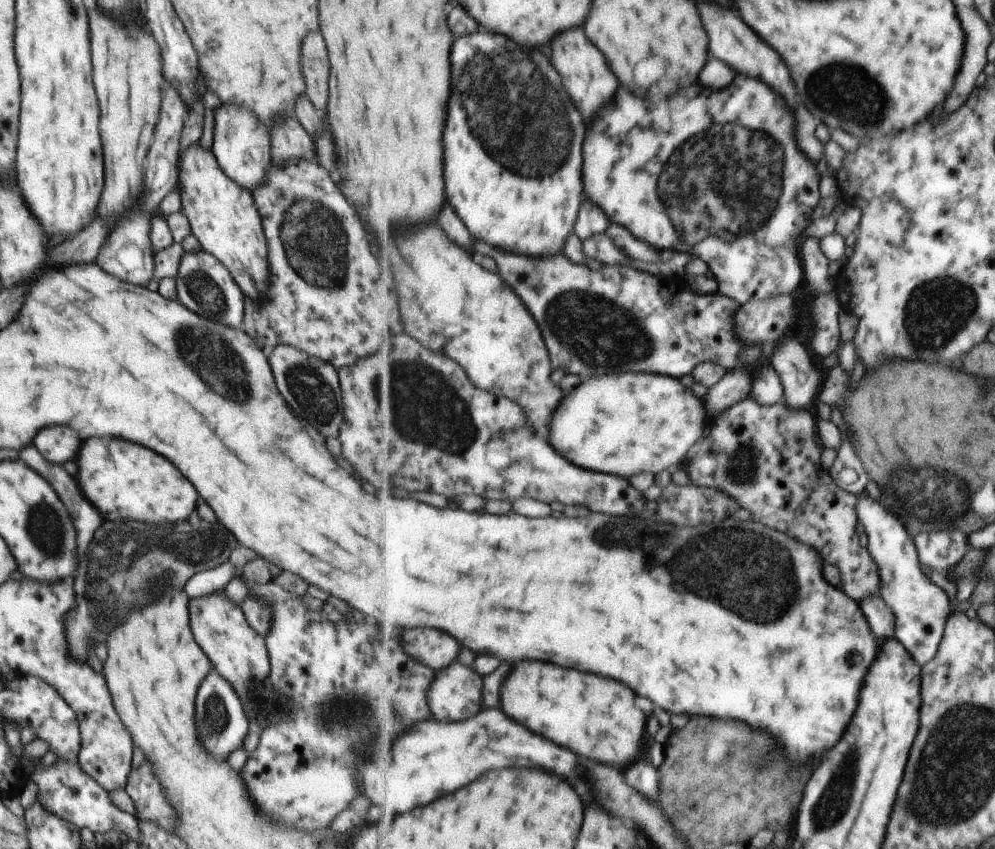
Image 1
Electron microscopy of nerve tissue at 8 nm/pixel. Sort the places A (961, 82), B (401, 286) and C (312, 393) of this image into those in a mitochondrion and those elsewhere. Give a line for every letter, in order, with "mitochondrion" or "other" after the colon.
A: other
B: other
C: mitochondrion

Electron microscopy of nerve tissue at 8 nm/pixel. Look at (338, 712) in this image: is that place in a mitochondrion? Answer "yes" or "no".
yes

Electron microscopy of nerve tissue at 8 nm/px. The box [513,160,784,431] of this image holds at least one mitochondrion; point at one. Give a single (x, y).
(620, 338)

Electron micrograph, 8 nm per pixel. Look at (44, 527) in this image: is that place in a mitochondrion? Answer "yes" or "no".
yes

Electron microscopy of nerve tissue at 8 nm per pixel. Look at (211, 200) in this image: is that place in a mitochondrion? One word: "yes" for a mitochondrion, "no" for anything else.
no

